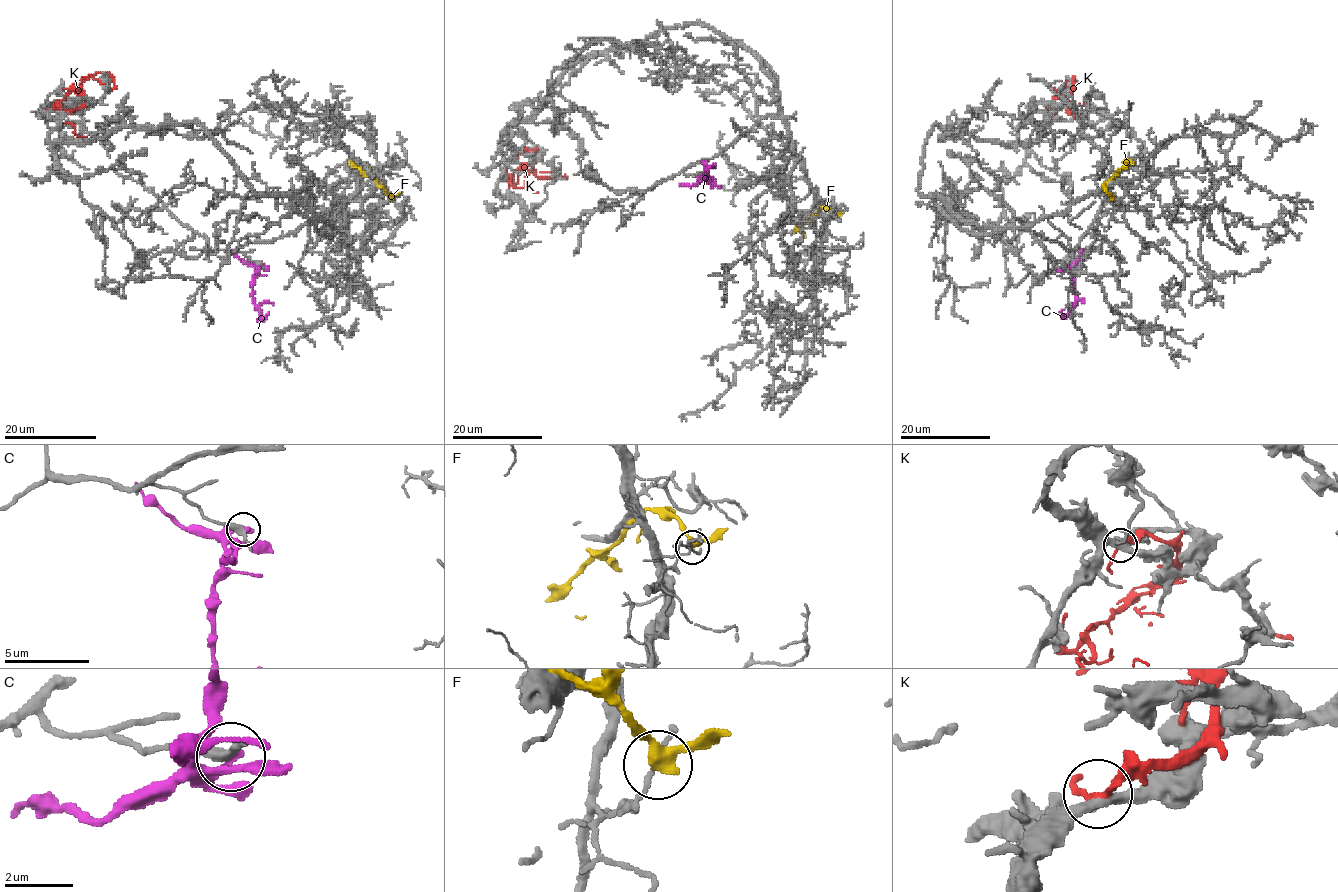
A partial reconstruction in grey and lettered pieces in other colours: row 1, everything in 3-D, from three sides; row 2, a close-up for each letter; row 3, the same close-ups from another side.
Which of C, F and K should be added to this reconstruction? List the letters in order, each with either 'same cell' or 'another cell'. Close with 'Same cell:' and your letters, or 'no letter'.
C: another cell
F: another cell
K: another cell
Same cell: no letter

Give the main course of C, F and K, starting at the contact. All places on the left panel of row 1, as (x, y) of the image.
C: (261, 263), (253, 279), (253, 303), (262, 320), (269, 312)
F: (389, 197), (354, 162), (357, 158), (360, 163)
K: (69, 112), (78, 109), (84, 94), (72, 90), (59, 106), (57, 120), (71, 122), (74, 133), (87, 137)

